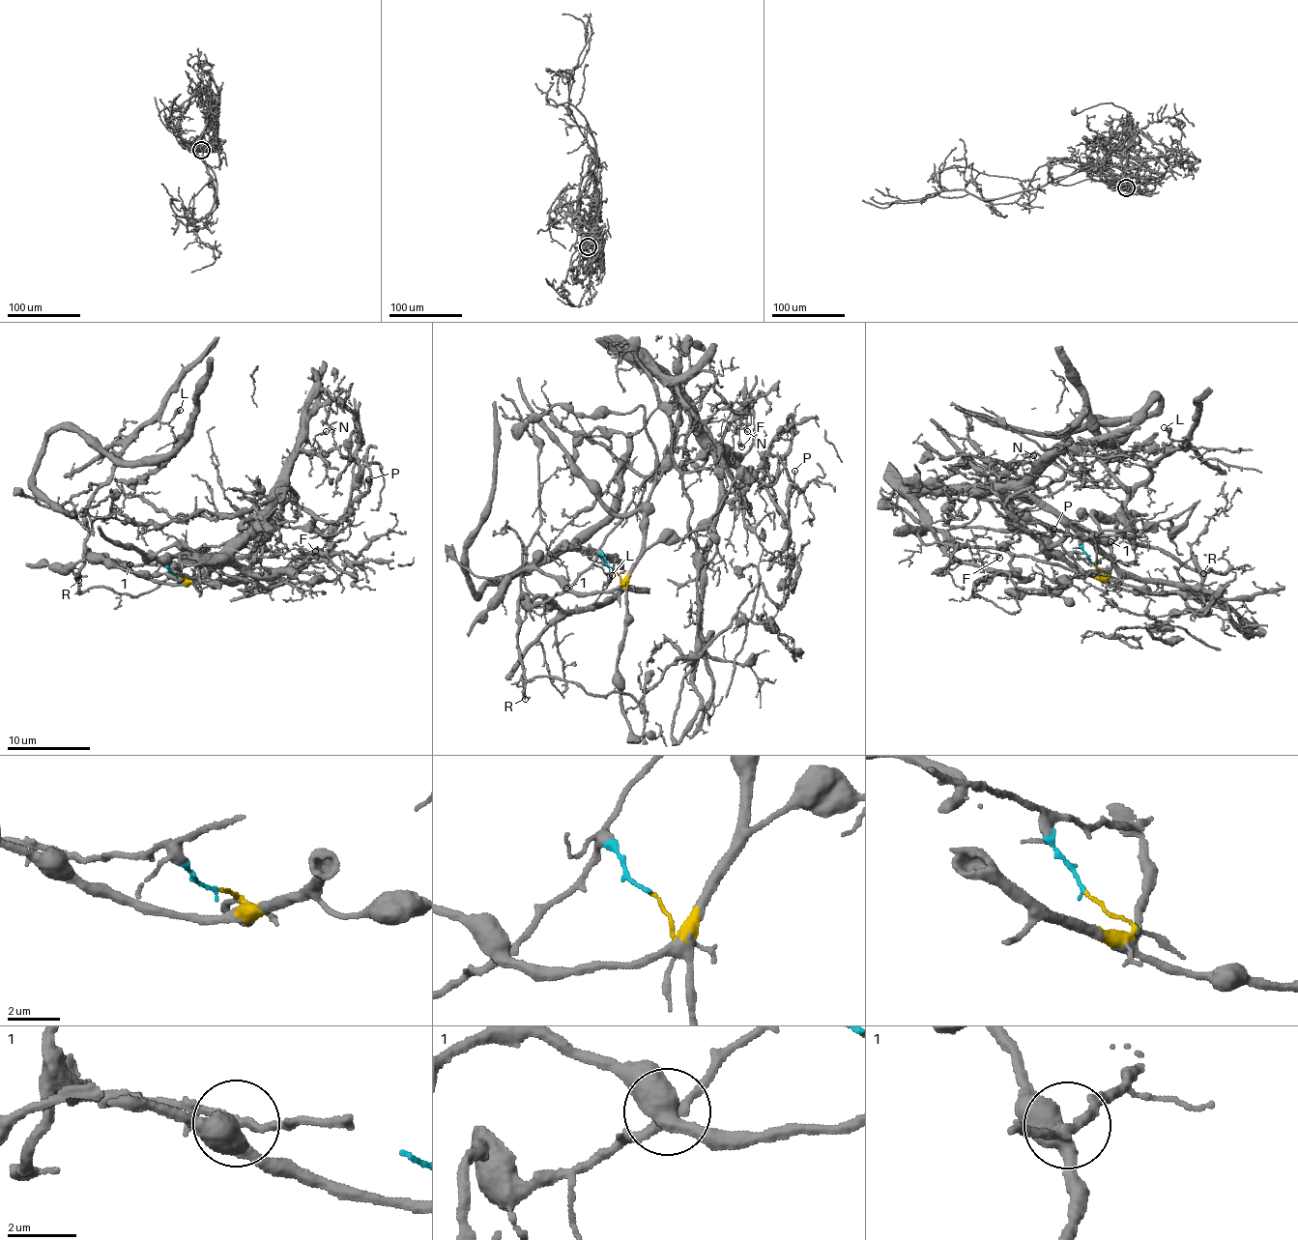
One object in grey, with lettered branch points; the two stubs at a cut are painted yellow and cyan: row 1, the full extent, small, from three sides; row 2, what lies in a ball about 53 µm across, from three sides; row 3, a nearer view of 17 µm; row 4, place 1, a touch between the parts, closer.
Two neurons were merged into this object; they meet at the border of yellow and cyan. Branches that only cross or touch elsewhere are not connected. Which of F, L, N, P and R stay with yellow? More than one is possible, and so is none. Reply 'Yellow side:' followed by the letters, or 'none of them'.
Yellow side: F, N, P

